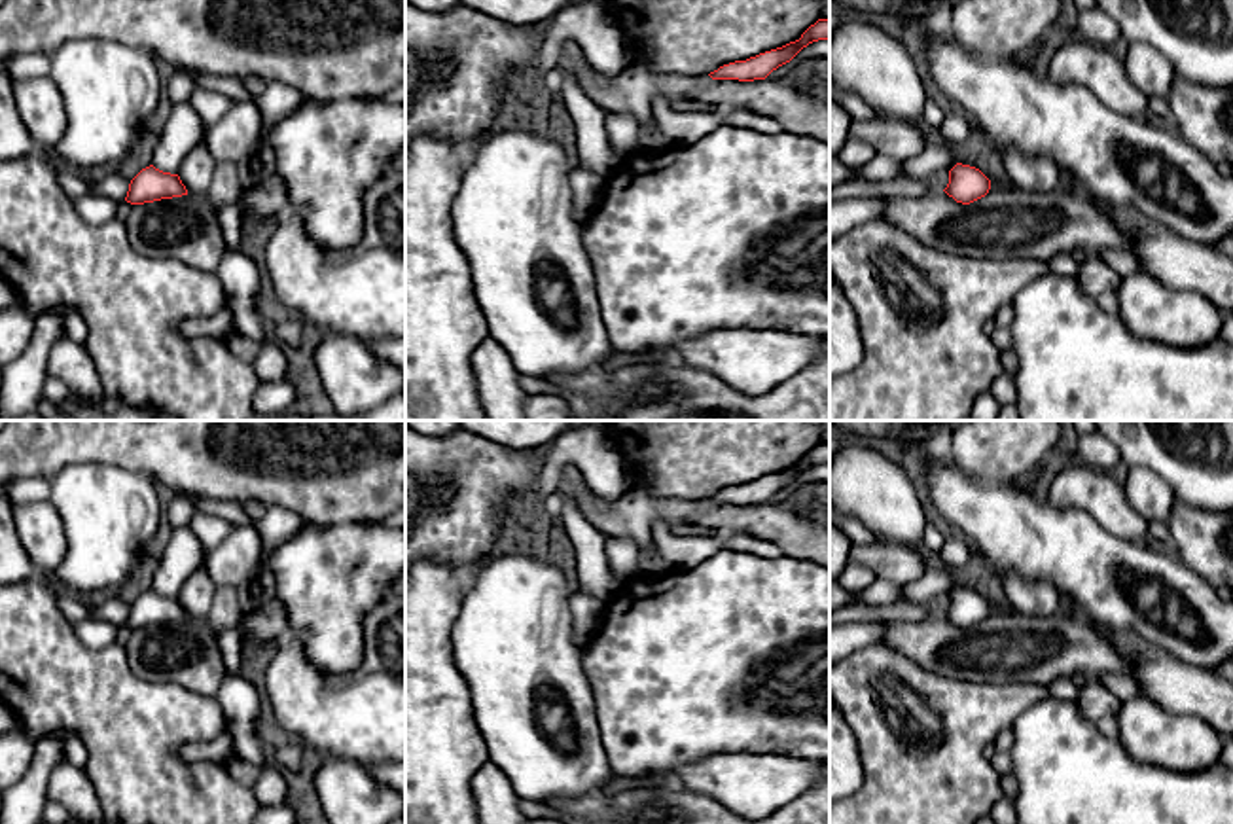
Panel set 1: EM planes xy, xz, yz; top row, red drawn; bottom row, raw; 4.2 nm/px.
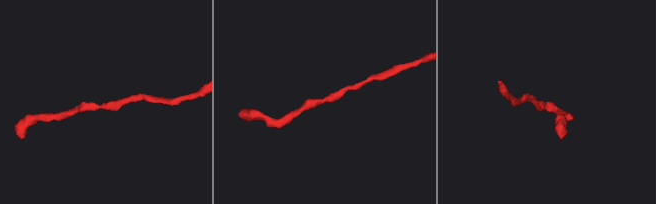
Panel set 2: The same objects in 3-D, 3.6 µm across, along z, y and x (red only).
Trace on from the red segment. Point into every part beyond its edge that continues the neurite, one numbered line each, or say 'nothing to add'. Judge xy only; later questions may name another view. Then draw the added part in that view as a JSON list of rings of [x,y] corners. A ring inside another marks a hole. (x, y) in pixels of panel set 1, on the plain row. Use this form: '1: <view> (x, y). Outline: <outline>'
nothing to add

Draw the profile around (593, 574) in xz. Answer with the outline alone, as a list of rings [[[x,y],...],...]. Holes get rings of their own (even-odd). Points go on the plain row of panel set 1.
[[[561,491],[559,494],[563,496],[561,532],[576,551],[578,589],[597,599],[614,599],[627,582],[610,568],[606,555],[608,536],[583,517],[568,494]]]

